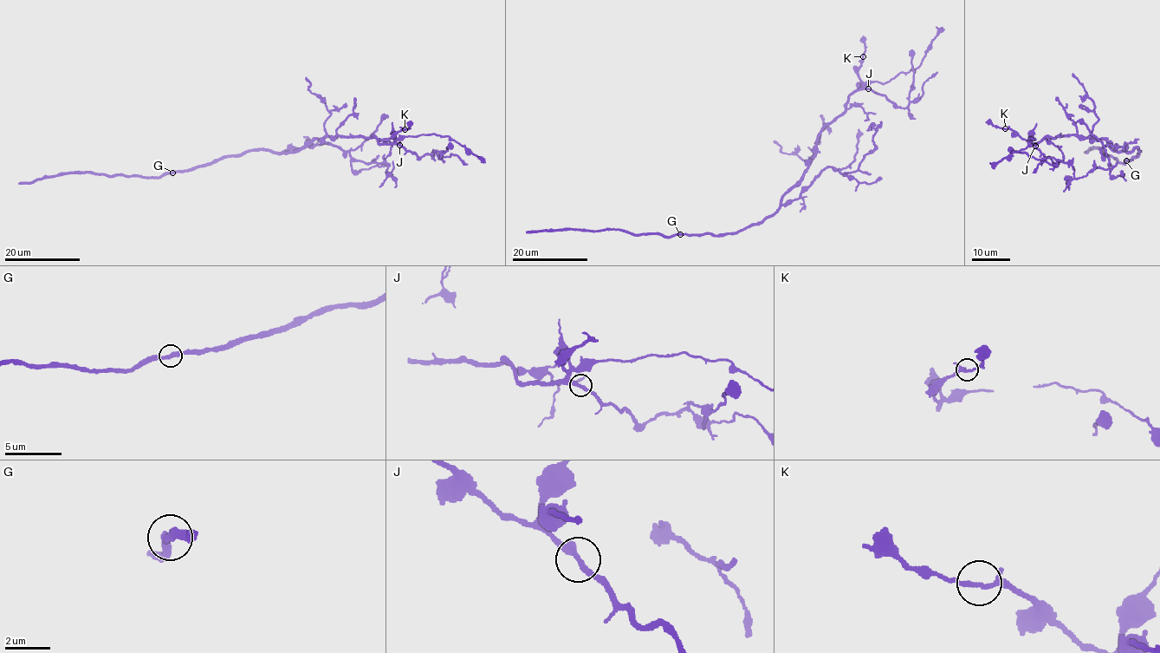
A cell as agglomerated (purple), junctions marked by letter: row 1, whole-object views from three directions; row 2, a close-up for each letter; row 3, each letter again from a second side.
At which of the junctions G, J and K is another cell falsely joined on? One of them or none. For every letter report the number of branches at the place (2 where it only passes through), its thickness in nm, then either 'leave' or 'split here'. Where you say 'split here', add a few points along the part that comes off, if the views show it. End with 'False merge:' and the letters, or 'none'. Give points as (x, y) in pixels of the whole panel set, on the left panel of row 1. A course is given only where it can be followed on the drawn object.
G: branches 2; calibre 300 nm; leave
J: branches 2; calibre 240 nm; leave
K: branches 2; calibre 180 nm; leave
False merge: none

